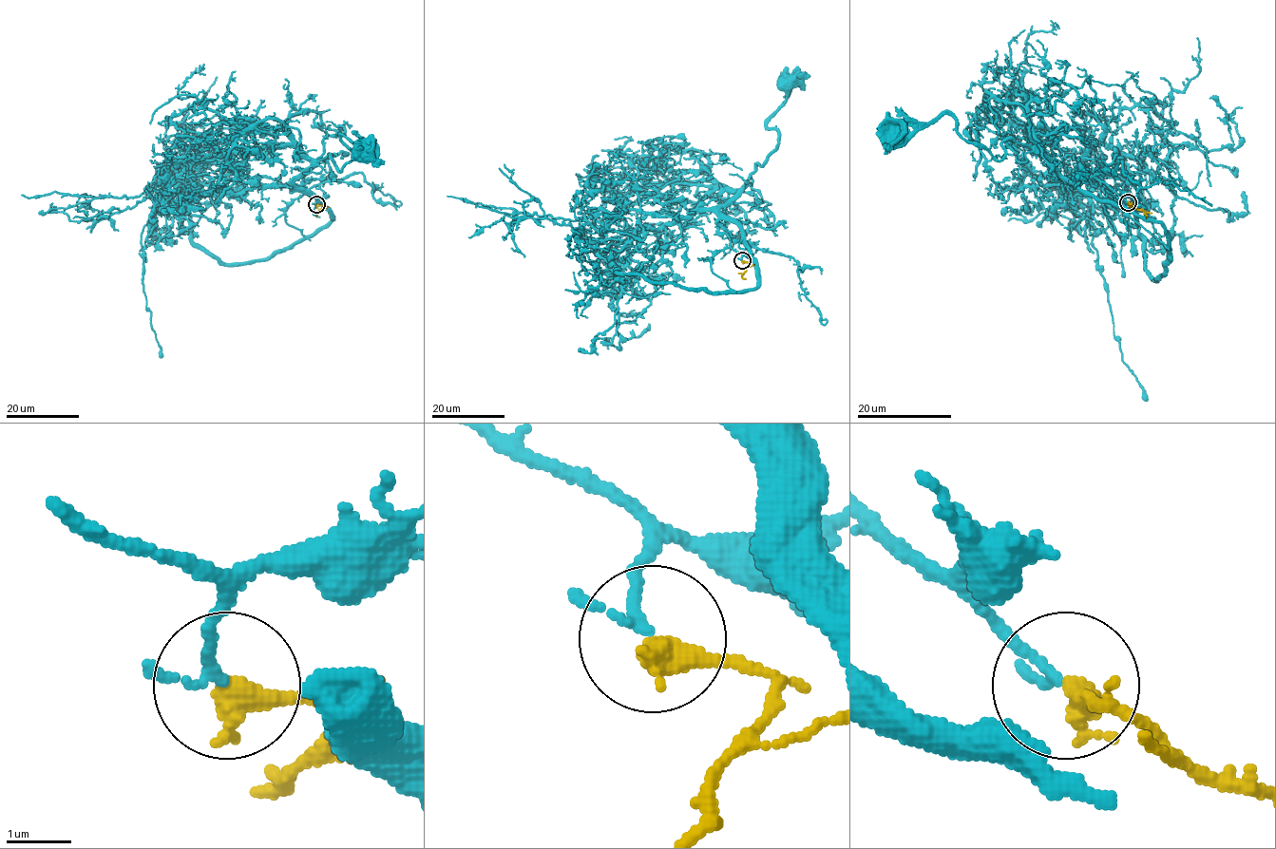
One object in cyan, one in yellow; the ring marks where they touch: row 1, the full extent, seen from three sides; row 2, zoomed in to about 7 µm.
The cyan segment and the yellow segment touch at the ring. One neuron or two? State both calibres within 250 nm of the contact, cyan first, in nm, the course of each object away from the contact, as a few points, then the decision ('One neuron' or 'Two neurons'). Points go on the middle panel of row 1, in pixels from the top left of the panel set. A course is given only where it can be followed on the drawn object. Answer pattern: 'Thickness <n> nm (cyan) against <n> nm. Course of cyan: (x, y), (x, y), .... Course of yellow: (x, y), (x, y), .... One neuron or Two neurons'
Thickness 120 nm (cyan) against 440 nm. Course of cyan: (742, 260), (716, 222), (718, 210), (775, 148), (778, 132), (766, 124), (786, 98), (787, 80). Course of yellow: (742, 260), (749, 263), (742, 275), (745, 278). One neuron

